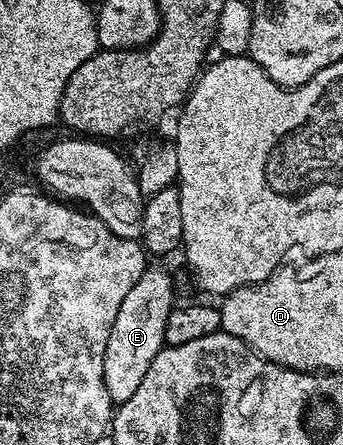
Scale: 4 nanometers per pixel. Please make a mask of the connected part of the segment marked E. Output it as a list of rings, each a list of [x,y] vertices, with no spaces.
[[[147,266],[140,281],[124,296],[120,313],[116,313],[116,321],[112,321],[112,333],[108,333],[108,349],[104,349],[104,385],[111,404],[128,401],[140,381],[144,381],[148,365],[152,365],[156,353],[160,353],[165,344],[164,325],[168,325],[168,313],[175,306],[173,277],[162,267]]]

